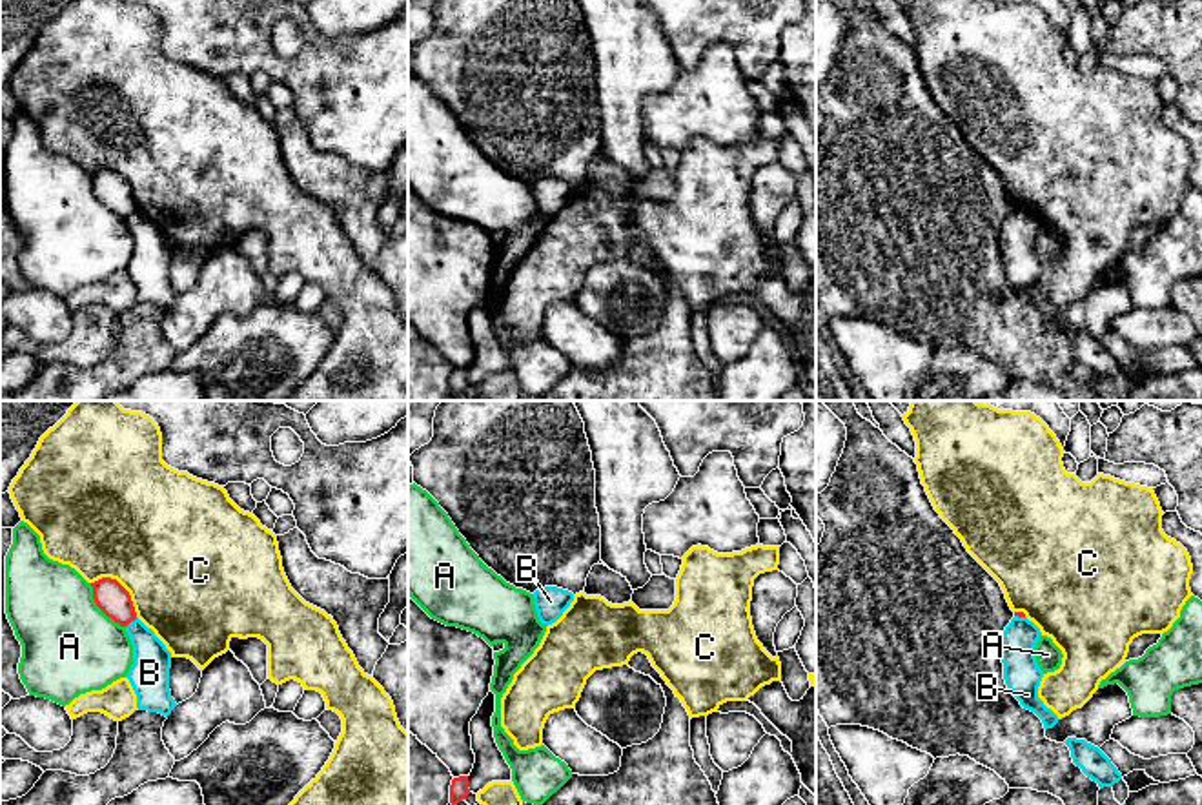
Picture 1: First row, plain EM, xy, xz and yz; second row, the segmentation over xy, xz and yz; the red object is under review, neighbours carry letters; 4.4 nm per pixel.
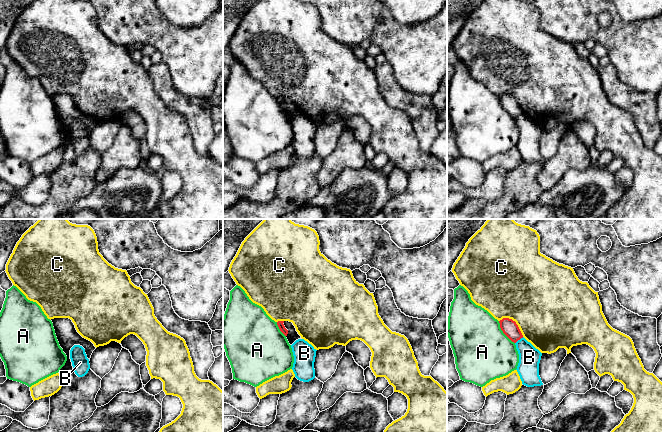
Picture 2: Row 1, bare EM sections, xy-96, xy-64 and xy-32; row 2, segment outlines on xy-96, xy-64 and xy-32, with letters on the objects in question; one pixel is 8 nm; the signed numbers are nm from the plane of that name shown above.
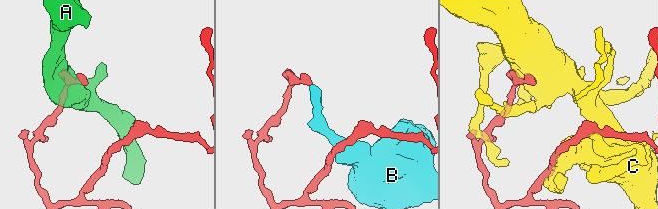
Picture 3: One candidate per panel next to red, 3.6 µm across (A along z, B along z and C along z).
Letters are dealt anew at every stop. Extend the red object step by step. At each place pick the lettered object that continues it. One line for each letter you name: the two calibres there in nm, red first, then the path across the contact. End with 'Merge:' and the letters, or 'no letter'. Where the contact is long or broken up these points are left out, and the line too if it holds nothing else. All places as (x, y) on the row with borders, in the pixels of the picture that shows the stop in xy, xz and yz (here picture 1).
Merge: no letter

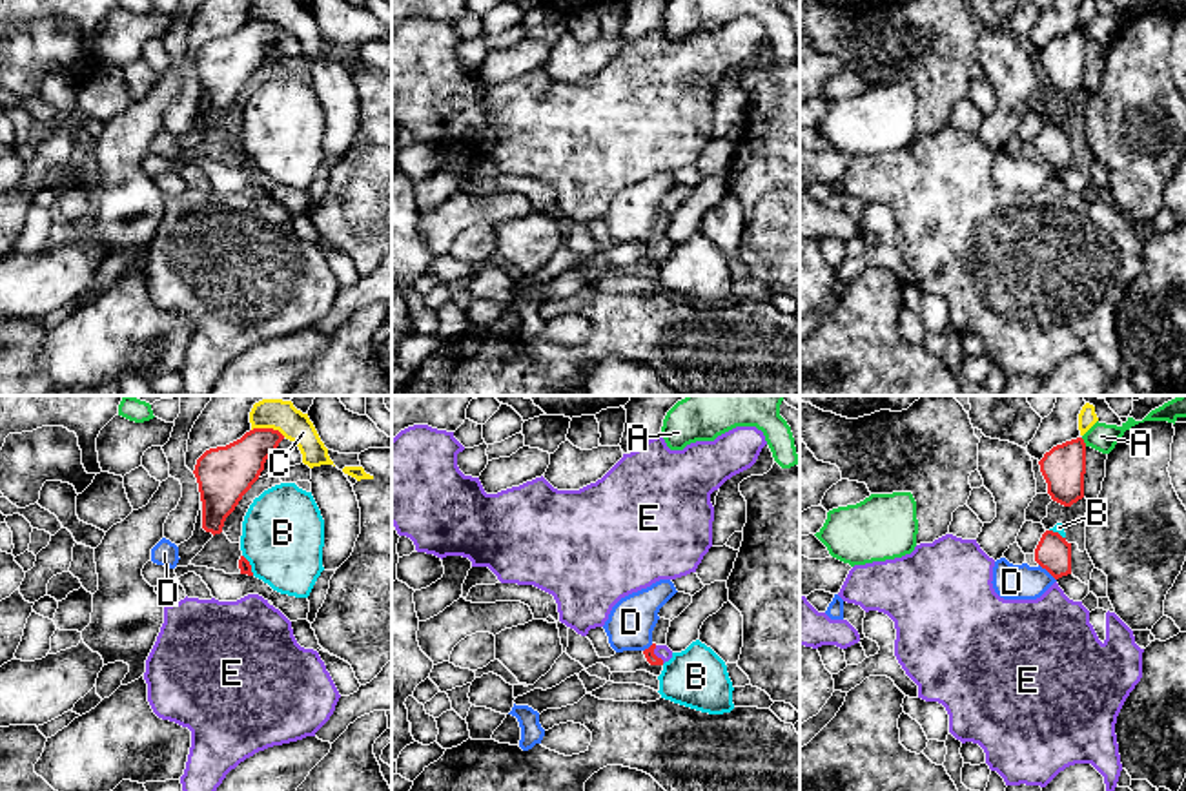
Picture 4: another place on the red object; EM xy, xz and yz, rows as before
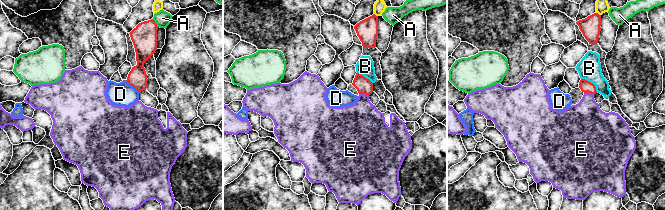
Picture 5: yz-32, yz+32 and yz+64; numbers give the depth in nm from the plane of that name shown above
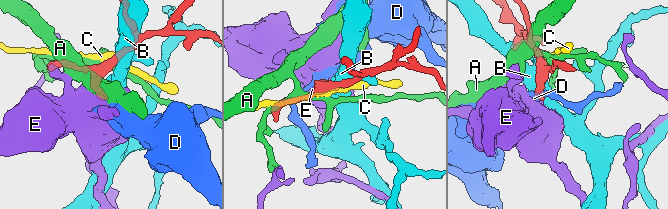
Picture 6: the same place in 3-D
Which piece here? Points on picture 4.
E: calibres 50 and 60 nm; way xz (649, 653), (654, 655), (662, 651)
Merge: E

